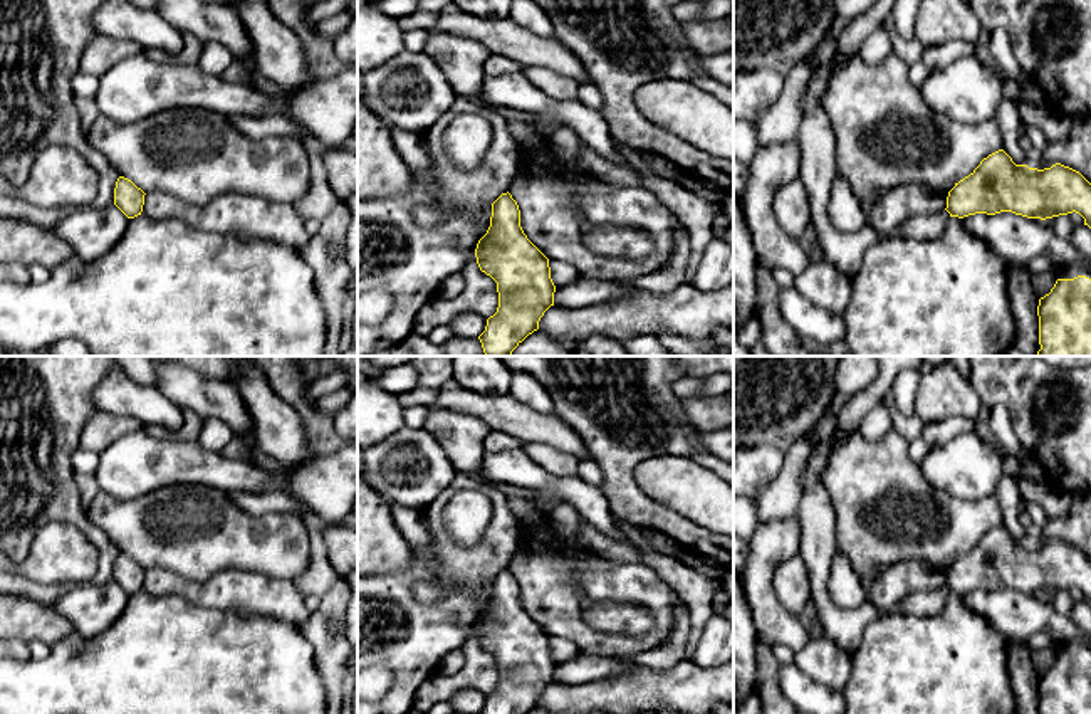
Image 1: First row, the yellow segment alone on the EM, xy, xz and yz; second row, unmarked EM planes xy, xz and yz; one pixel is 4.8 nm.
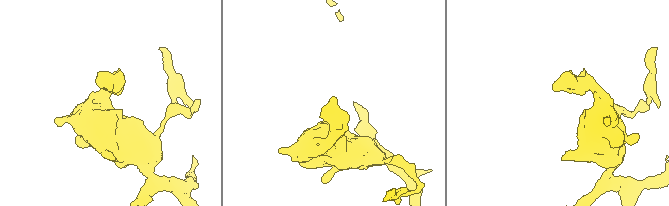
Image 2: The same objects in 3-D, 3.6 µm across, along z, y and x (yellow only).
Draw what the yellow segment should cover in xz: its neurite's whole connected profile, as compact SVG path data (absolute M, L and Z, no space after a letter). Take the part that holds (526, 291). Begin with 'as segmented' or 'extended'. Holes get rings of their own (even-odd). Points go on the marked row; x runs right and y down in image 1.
as segmented; M512 195L492 203L490 227L475 249L482 272L497 282L499 307L478 336L485 356L510 356L554 306L549 259L527 239Z

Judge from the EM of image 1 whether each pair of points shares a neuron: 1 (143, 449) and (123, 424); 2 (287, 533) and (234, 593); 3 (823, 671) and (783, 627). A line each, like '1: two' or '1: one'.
1: two
2: two
3: two

